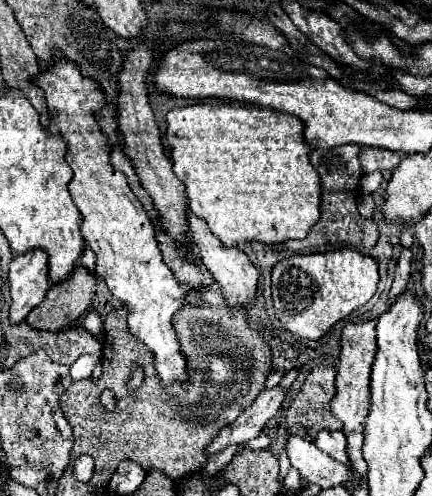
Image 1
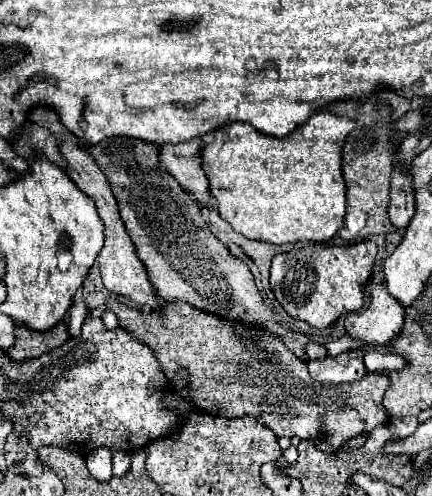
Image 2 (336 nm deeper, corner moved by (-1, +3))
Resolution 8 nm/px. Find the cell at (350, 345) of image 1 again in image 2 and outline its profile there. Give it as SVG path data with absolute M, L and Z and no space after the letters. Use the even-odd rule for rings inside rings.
M384 284L376 286L372 292L370 306L366 310L348 314L344 326L352 338L366 340L370 346L386 344L398 336L404 324L404 310L390 298Z

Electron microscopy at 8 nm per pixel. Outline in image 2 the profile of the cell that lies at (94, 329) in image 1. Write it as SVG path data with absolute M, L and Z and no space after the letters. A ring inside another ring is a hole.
M76 298L70 312L68 312L68 334L70 336L80 336L80 328L82 328L82 322L86 320L86 304Z

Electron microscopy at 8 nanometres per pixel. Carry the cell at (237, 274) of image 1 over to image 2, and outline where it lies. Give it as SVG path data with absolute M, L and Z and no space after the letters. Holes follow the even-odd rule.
M190 140L186 144L166 144L160 148L160 166L166 168L178 184L194 196L198 204L208 206L208 178L200 166L202 140Z

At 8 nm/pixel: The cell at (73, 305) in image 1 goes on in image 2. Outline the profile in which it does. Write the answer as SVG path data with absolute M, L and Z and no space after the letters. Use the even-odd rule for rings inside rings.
M64 322L56 324L48 332L32 332L26 326L16 326L14 334L16 334L16 342L10 350L6 350L6 356L16 362L40 358L44 352L50 352L68 340Z

